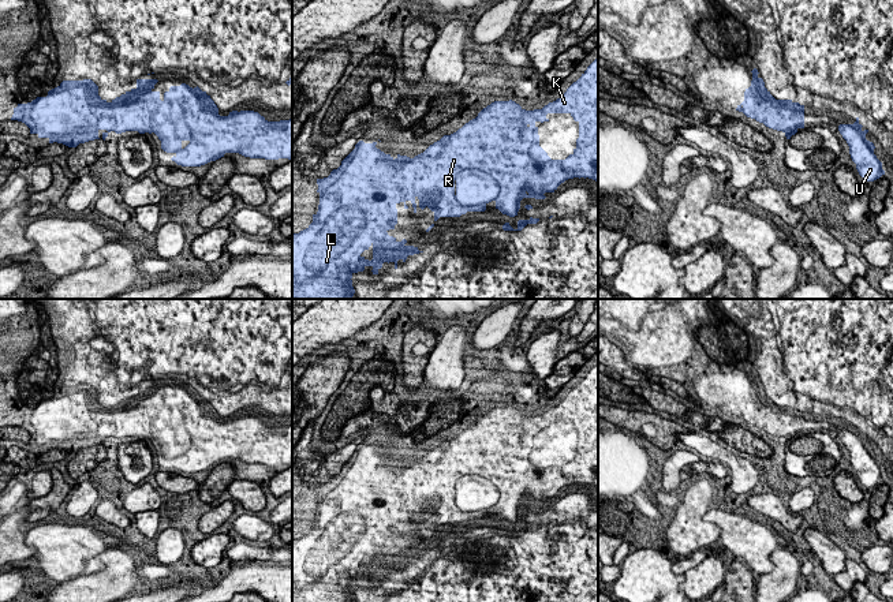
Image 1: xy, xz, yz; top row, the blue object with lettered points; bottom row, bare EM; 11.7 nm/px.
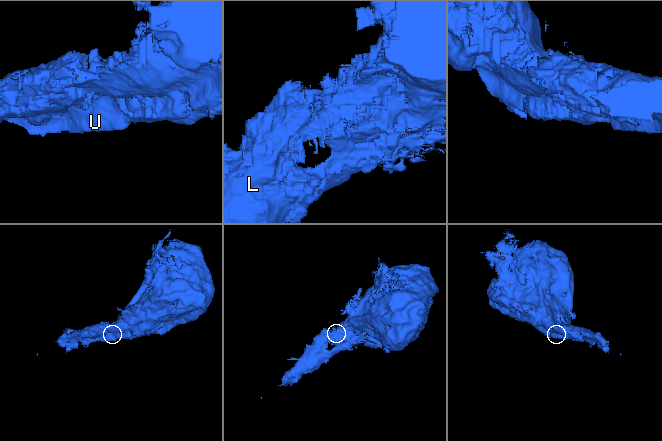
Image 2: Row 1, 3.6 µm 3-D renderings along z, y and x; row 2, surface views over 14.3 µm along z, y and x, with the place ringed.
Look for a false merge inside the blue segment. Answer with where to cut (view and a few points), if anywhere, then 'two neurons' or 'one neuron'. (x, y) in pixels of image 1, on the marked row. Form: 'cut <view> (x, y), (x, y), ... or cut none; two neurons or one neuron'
cut none; one neuron

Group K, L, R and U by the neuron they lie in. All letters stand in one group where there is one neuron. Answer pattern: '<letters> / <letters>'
K L R U

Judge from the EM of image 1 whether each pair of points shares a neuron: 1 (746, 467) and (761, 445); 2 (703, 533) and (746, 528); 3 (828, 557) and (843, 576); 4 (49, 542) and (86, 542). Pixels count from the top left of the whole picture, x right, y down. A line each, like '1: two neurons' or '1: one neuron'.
1: two neurons
2: two neurons
3: two neurons
4: one neuron

